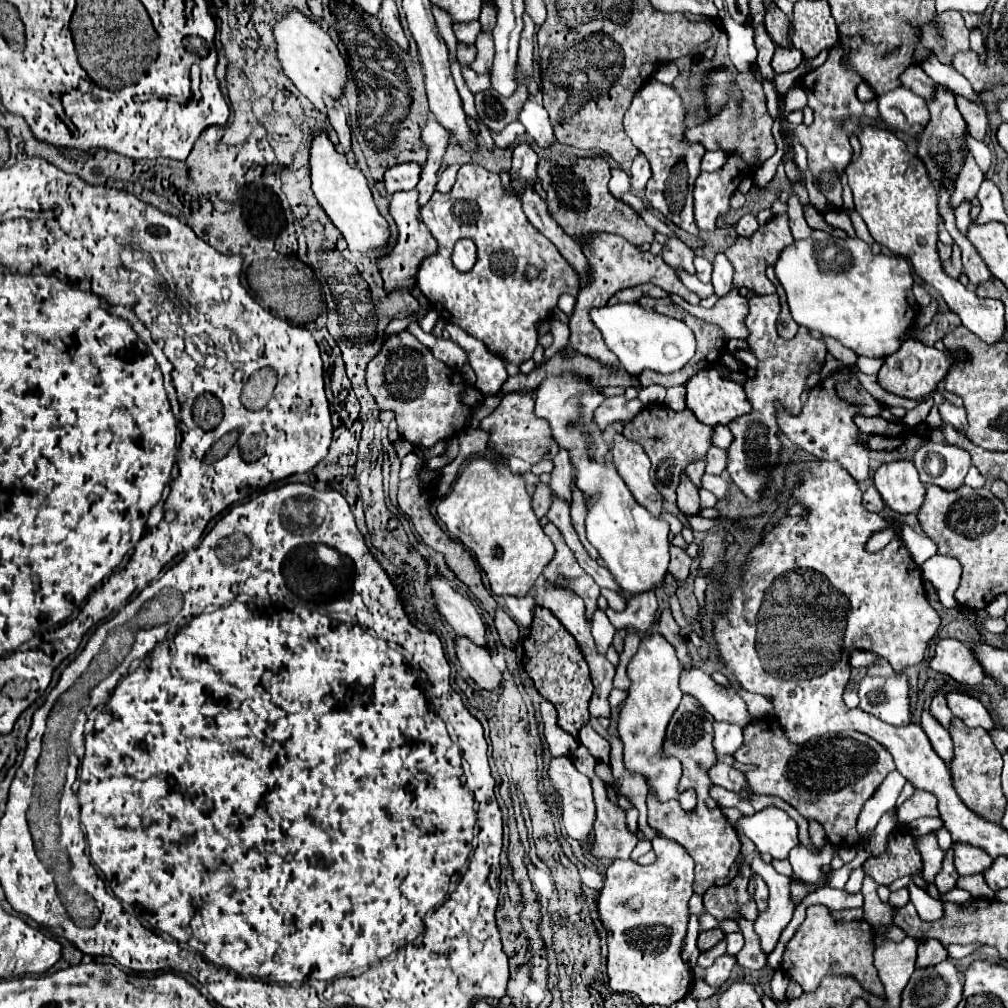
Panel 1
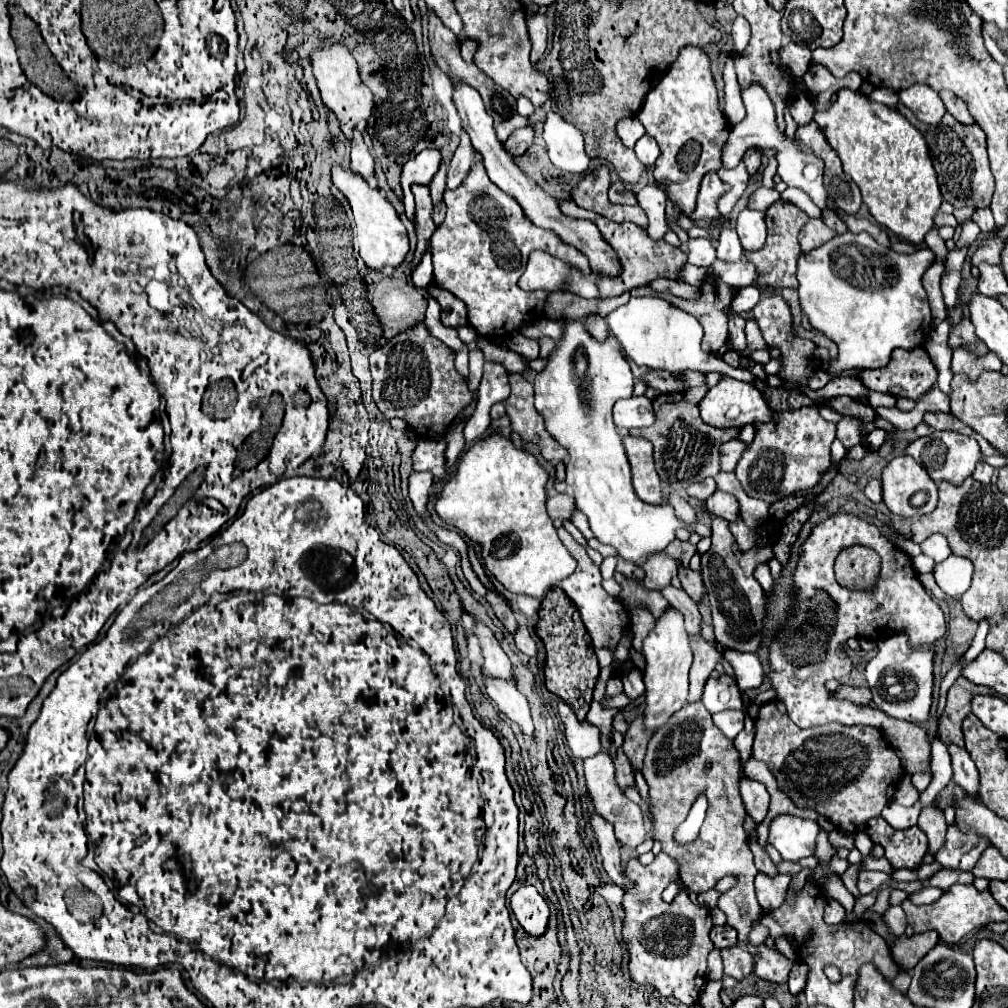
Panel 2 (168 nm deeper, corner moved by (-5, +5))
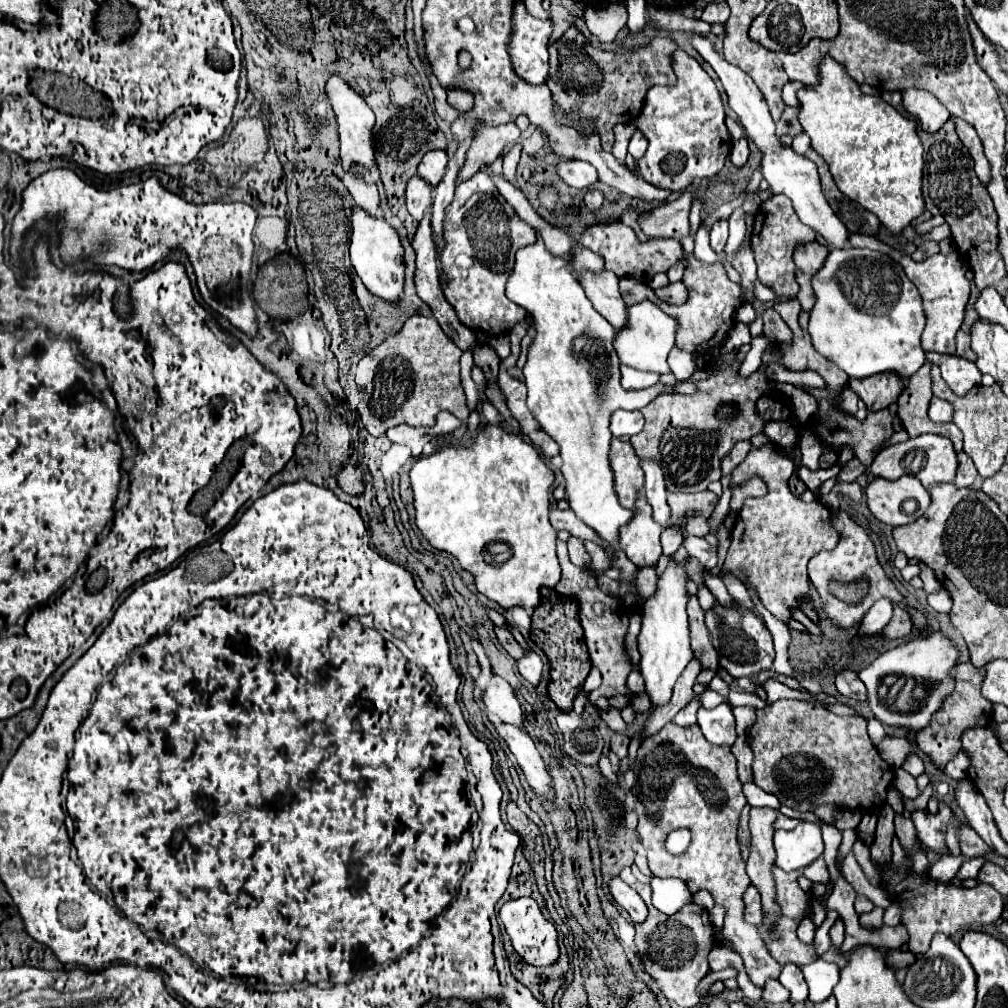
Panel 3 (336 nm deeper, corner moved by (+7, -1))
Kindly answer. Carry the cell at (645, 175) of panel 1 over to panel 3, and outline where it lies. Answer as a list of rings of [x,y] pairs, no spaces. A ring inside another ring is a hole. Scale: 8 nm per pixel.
[[[637,130],[637,132],[633,134],[631,142],[629,142],[629,154],[631,154],[635,160],[639,160],[639,158],[645,154],[645,150],[647,150],[647,138]]]

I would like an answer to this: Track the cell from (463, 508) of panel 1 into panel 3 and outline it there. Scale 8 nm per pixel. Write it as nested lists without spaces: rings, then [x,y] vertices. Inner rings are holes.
[[[485,424],[469,446],[445,444],[413,464],[411,486],[415,492],[417,528],[433,548],[455,556],[461,568],[473,574],[475,588],[489,600],[505,610],[513,606],[535,608],[541,600],[541,588],[553,588],[561,576],[555,550],[557,530],[549,522],[553,482],[555,472],[547,468],[531,444],[507,432],[501,424]]]

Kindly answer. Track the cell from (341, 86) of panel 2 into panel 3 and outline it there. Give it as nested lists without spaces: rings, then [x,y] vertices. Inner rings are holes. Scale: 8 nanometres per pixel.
[[[333,76],[327,82],[327,96],[331,100],[331,106],[333,106],[333,112],[337,116],[337,124],[339,124],[339,142],[341,142],[343,170],[347,172],[351,168],[367,168],[367,170],[375,168],[377,160],[375,160],[375,148],[373,148],[373,124],[375,124],[373,110],[339,76]]]

